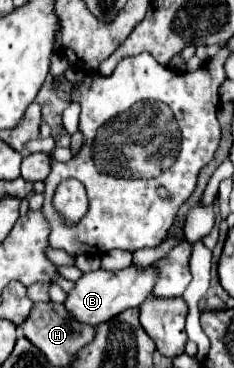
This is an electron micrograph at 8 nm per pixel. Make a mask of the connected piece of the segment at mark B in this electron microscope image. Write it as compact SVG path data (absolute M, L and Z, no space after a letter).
M135 263L121 271L97 271L97 273L91 271L91 273L85 273L75 283L75 289L67 293L65 307L69 309L73 319L81 323L93 323L93 327L97 327L99 323L109 321L111 317L119 315L125 309L139 307L153 293L157 277L159 277L159 271L155 265L149 265L143 269Z

